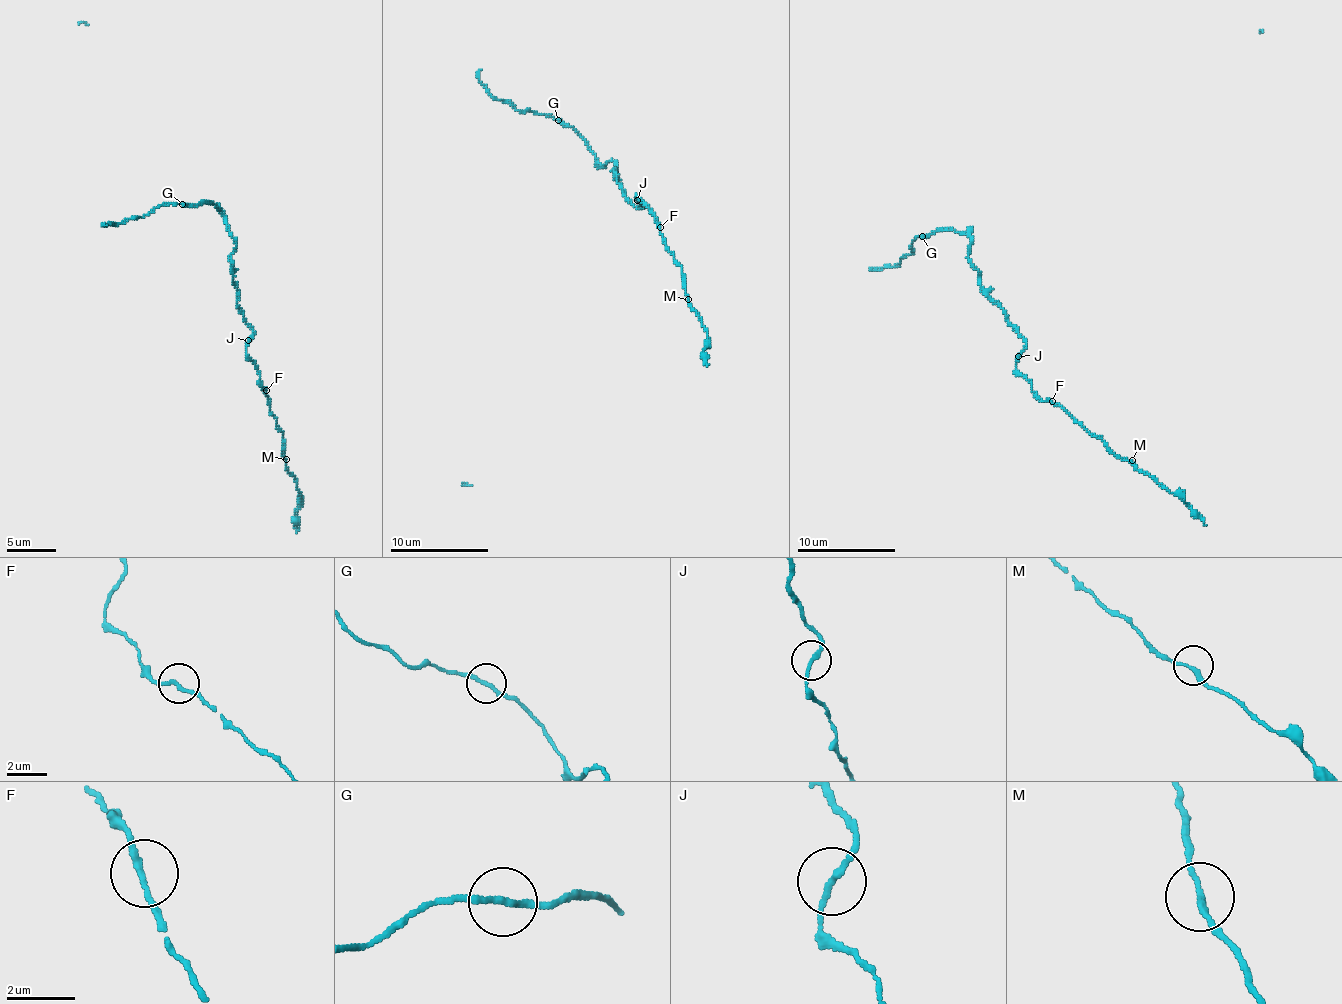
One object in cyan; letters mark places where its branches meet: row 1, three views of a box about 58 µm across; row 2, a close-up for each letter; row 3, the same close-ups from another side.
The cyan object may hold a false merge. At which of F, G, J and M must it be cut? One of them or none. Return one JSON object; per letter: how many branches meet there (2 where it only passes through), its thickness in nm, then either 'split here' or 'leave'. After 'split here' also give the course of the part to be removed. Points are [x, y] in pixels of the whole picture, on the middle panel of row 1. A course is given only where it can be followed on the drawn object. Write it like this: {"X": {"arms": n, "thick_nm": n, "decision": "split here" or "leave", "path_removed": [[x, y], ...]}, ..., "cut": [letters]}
{"F": {"arms": 2, "thick_nm": 170, "decision": "leave"}, "G": {"arms": 2, "thick_nm": 190, "decision": "leave"}, "J": {"arms": 2, "thick_nm": 170, "decision": "leave"}, "M": {"arms": 2, "thick_nm": 190, "decision": "leave"}, "cut": []}

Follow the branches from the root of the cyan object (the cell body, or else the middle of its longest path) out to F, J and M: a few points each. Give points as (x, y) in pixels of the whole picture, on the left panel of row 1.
F: (232, 238), (236, 245), (231, 271), (237, 305), (253, 331), (246, 355), (260, 371), (259, 384), (266, 390)
J: (232, 238), (236, 245), (231, 256), (232, 284), (237, 290), (237, 305), (253, 331), (248, 340)
M: (232, 238), (237, 305), (253, 331), (246, 355), (260, 371), (269, 412), (283, 431), (286, 459)

